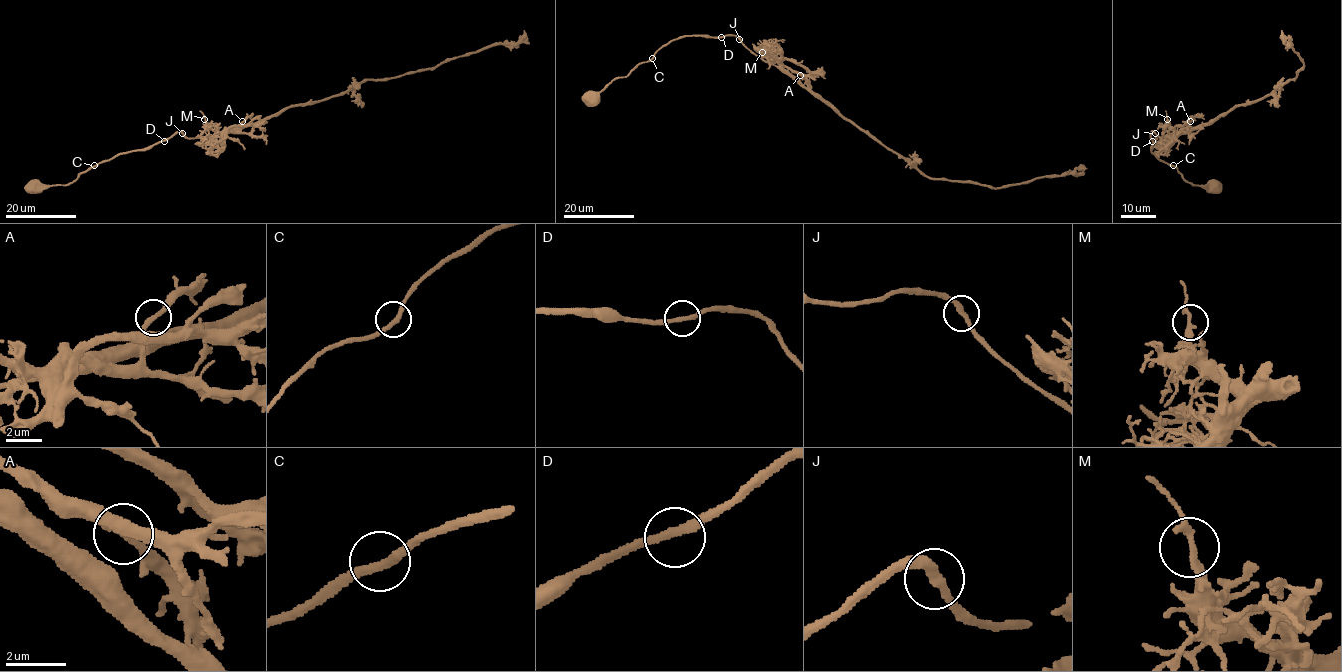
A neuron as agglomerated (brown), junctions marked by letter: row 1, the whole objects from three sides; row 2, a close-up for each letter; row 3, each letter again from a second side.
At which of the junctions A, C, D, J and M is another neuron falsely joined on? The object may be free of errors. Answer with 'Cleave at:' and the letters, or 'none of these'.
Cleave at: none of these

